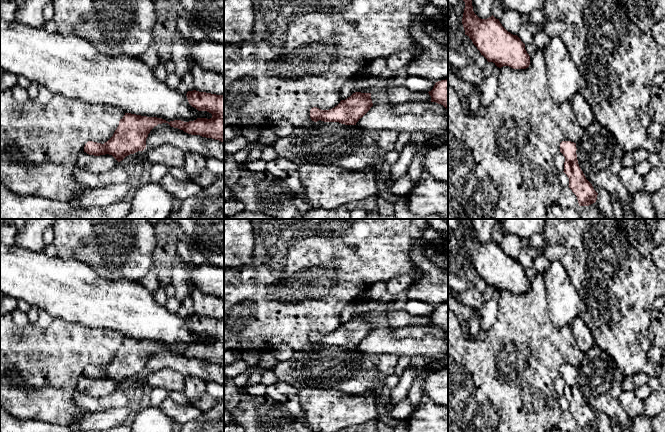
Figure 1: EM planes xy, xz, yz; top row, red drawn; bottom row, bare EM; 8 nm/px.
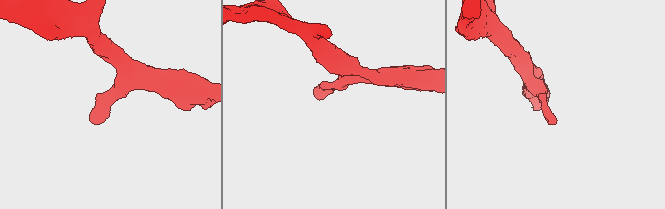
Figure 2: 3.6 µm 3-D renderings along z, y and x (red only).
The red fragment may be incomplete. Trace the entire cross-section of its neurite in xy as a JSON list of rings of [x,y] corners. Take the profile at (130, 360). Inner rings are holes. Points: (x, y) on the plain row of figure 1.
[[[193,314],[188,315],[186,320],[192,331],[198,335],[207,335],[212,338],[212,341],[197,342],[189,346],[181,344],[168,346],[162,342],[125,337],[113,360],[107,366],[101,368],[88,365],[84,370],[84,376],[94,380],[109,378],[120,386],[130,378],[143,375],[150,355],[162,347],[168,347],[171,351],[191,359],[200,359],[224,367],[224,319]]]

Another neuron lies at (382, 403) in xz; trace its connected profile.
[[[377,390],[375,393],[375,399],[376,399],[376,410],[379,416],[387,415],[387,412],[389,410],[389,398],[383,397]]]

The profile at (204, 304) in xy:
[[[195,288],[190,294],[193,299],[194,314],[216,319],[224,319],[224,298],[210,295]]]

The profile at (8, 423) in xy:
[[[0,407],[0,432],[130,432],[130,424],[109,430],[78,431],[39,419],[19,419]]]

